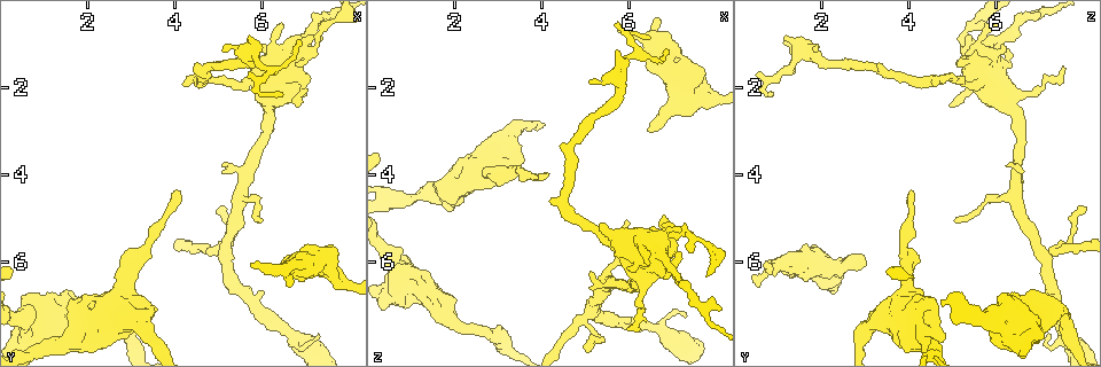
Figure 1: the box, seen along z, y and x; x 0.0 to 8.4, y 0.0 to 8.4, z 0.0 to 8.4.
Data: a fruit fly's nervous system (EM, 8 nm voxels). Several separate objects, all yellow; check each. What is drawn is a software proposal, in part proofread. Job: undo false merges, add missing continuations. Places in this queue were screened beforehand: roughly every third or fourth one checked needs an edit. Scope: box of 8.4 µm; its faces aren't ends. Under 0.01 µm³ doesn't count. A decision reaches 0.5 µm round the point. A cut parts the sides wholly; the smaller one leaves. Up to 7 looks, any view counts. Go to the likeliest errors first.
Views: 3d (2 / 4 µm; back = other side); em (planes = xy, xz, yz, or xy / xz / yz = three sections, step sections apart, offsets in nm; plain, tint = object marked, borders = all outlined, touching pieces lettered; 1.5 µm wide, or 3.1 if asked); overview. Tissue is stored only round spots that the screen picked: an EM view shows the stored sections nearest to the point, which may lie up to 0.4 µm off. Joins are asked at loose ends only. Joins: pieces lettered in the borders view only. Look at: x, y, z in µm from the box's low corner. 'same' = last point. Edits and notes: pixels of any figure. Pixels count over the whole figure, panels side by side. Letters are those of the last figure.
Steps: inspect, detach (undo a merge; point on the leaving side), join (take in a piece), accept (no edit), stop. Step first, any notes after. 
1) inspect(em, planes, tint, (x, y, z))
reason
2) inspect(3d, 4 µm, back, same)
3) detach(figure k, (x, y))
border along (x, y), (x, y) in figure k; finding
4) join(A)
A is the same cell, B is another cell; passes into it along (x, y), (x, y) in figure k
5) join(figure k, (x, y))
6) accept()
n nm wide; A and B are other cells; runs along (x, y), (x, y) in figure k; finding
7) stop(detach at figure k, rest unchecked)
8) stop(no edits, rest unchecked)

inspect(em, planes, borders, (4.10, 4.35, 4.05))
free end

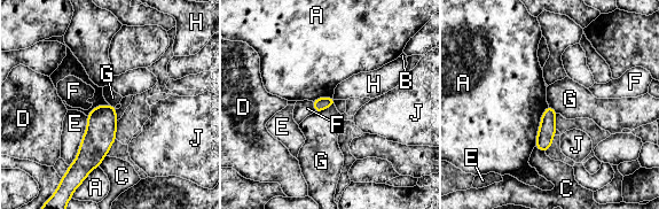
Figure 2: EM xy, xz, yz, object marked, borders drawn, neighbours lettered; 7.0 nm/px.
accept()
E touches over 380 nm; A, B, C, D, E, F, G, H and J are other cells; border along (334, 103), (314, 113) in figure 2; no lettered piece goes on from it

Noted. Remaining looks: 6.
inspect(em, yz, step 8, tint, (5.75, 6.10, 0.70))

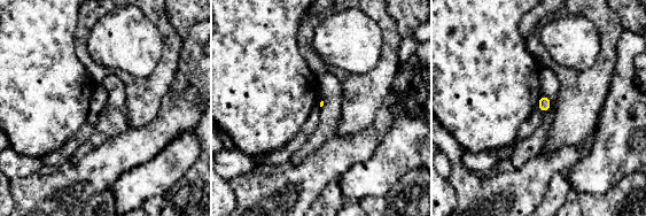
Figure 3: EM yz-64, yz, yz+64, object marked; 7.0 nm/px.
inspect(em, planes, borders, same)
another direction

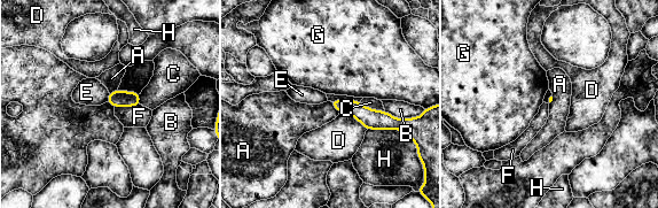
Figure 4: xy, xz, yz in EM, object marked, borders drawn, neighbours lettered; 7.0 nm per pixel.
accept()
H touches over 260 nm; A, B, C, D, E, F, G and H are other cells; runs along (335, 102), (396, 123) in figure 4; no lettered piece goes on from it

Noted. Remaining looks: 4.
inspect(3d, 4 µm, (6.00, 5.05, 5.00))
thin end

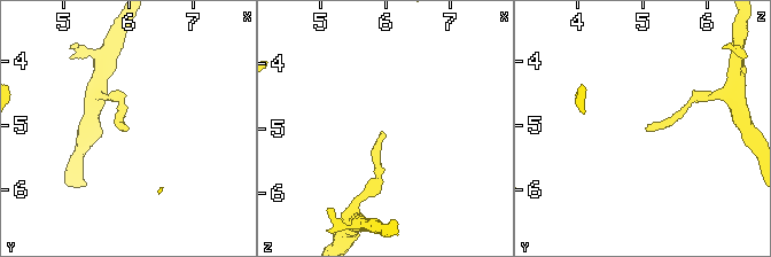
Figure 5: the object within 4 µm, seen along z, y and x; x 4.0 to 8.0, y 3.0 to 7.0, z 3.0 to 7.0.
inspect(em, xy, step 8, tint, (5.95, 5.05, 5.05))
now the EM

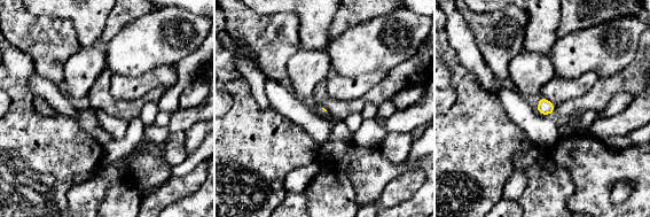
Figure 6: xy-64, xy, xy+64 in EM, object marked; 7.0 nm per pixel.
inspect(em, planes, borders, same)

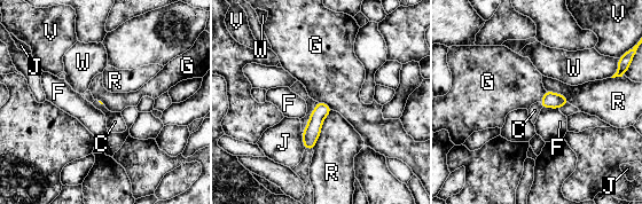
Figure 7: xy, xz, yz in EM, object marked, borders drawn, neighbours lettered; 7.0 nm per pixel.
join(figure 7, (534, 110))
C is the same cell, F, G, J, R, V and W are other cells; the cell continues

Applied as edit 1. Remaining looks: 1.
stop(join at figure 7, rest unchecked)

